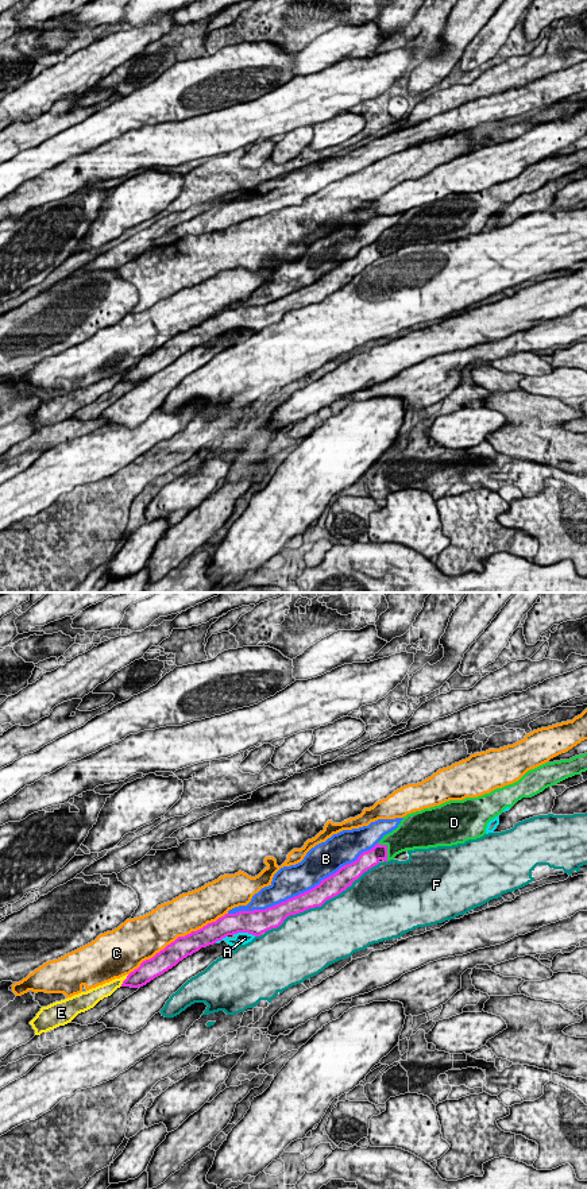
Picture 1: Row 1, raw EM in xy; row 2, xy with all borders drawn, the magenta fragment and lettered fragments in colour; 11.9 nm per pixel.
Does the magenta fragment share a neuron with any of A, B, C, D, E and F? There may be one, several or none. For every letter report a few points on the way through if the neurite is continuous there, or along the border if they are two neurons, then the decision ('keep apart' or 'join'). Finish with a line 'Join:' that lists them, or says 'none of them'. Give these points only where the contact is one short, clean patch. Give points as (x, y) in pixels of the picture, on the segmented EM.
A: keep apart
B: keep apart
C: keep apart
D: join
E: keep apart
F: keep apart
Join: D

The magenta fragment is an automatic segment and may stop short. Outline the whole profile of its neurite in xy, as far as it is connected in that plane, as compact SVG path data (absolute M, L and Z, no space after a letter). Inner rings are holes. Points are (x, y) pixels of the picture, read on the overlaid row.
M587 753L569 760L545 763L528 771L518 781L490 794L449 800L408 814L398 827L383 835L372 849L363 852L356 861L341 866L314 888L266 910L225 914L197 931L178 937L152 958L143 961L127 976L121 987L143 987L188 956L228 935L248 933L260 937L263 933L279 927L290 915L321 907L327 900L351 887L381 860L387 862L406 850L452 846L480 838L486 834L487 823L502 814L506 807L511 808L522 798L532 798L545 788L586 771Z

